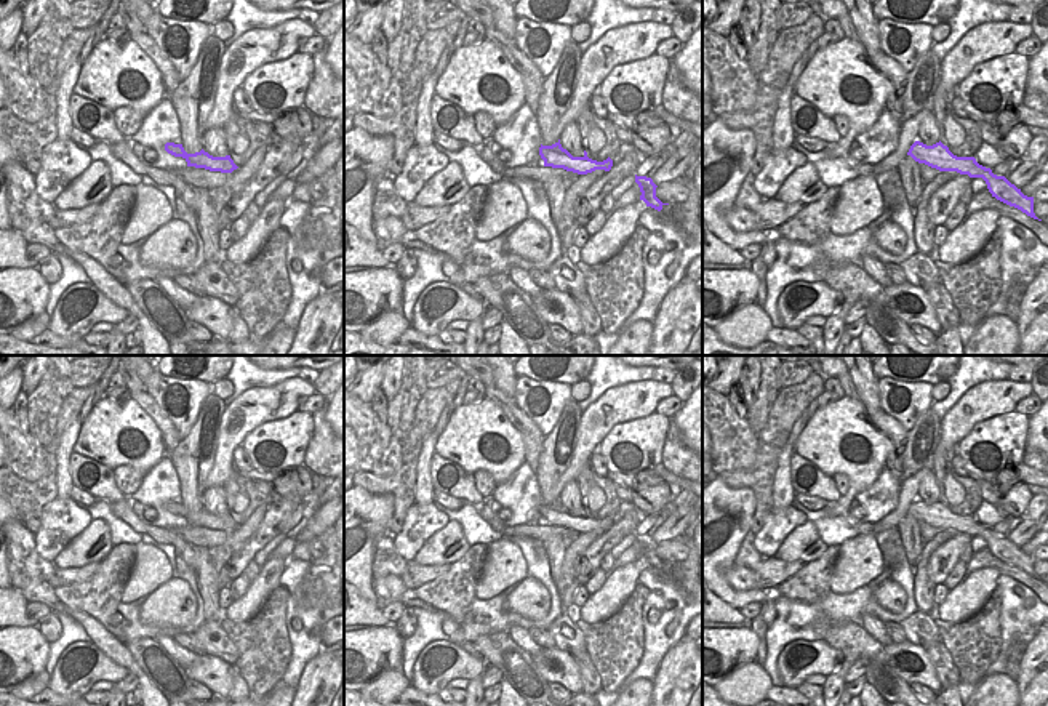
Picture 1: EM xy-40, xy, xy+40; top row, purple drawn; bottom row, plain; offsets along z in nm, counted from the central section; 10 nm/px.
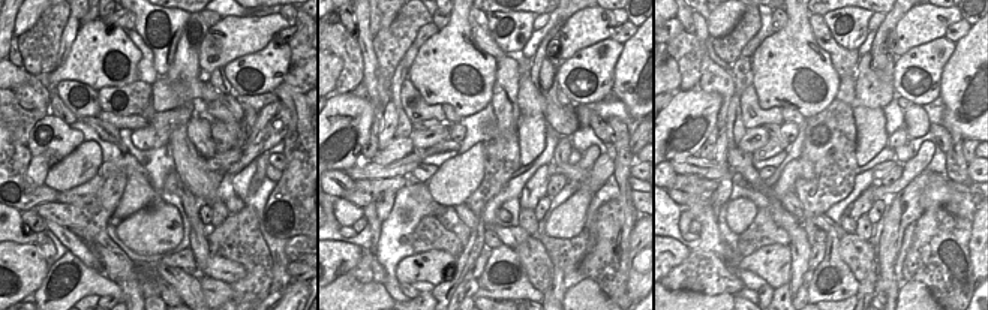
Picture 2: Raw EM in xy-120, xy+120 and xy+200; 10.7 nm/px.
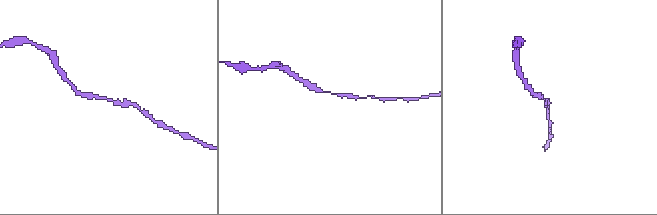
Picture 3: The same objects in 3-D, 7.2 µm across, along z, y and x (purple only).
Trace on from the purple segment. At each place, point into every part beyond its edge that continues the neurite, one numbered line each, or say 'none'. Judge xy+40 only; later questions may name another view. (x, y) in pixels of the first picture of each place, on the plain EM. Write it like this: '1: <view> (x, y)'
none

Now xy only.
none

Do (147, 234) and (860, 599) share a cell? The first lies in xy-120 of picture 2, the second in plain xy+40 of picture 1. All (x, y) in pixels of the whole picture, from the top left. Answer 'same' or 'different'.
different

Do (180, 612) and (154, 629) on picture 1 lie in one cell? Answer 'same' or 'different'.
different

